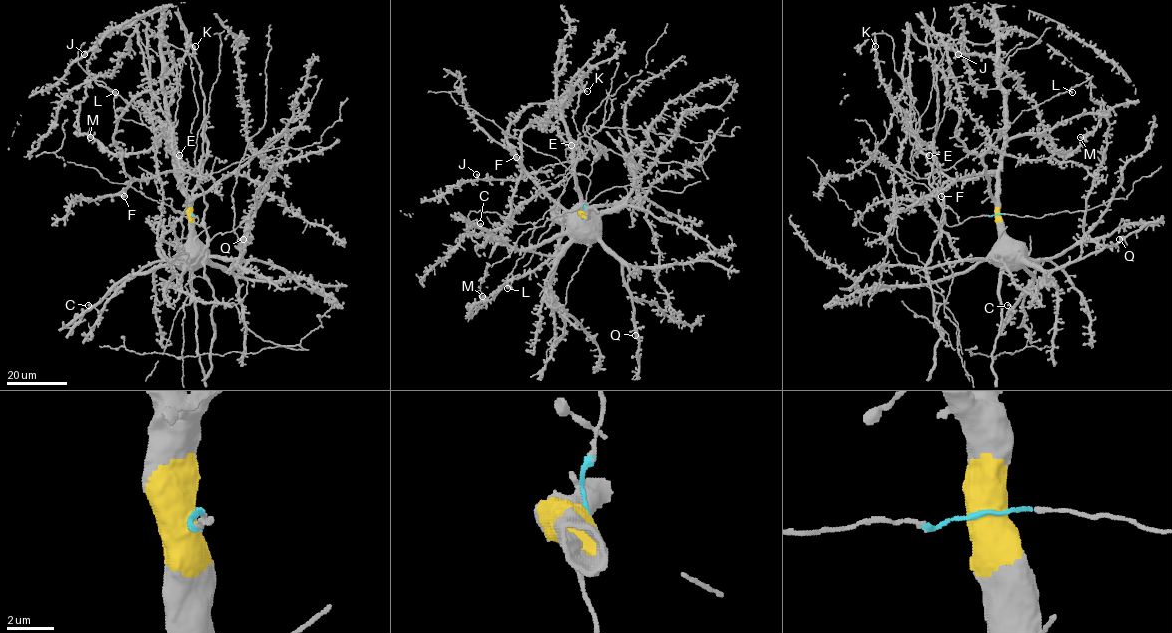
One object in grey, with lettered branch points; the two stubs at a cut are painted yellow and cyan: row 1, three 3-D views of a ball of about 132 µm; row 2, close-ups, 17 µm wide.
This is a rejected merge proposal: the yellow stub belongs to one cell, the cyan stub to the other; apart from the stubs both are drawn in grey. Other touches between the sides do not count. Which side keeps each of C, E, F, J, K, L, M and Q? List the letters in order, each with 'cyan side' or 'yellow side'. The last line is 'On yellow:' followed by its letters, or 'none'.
C: yellow side
E: cyan side
F: yellow side
J: cyan side
K: cyan side
L: cyan side
M: yellow side
Q: yellow side
On yellow: C, F, M, Q

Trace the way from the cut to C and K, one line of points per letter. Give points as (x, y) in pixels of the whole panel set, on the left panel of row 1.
C: (192, 214), (191, 234), (185, 249), (172, 262), (121, 278), (91, 306), (88, 306)
K: (192, 214), (200, 226), (206, 203), (199, 171), (175, 158), (162, 126), (177, 86), (177, 65), (195, 46)

